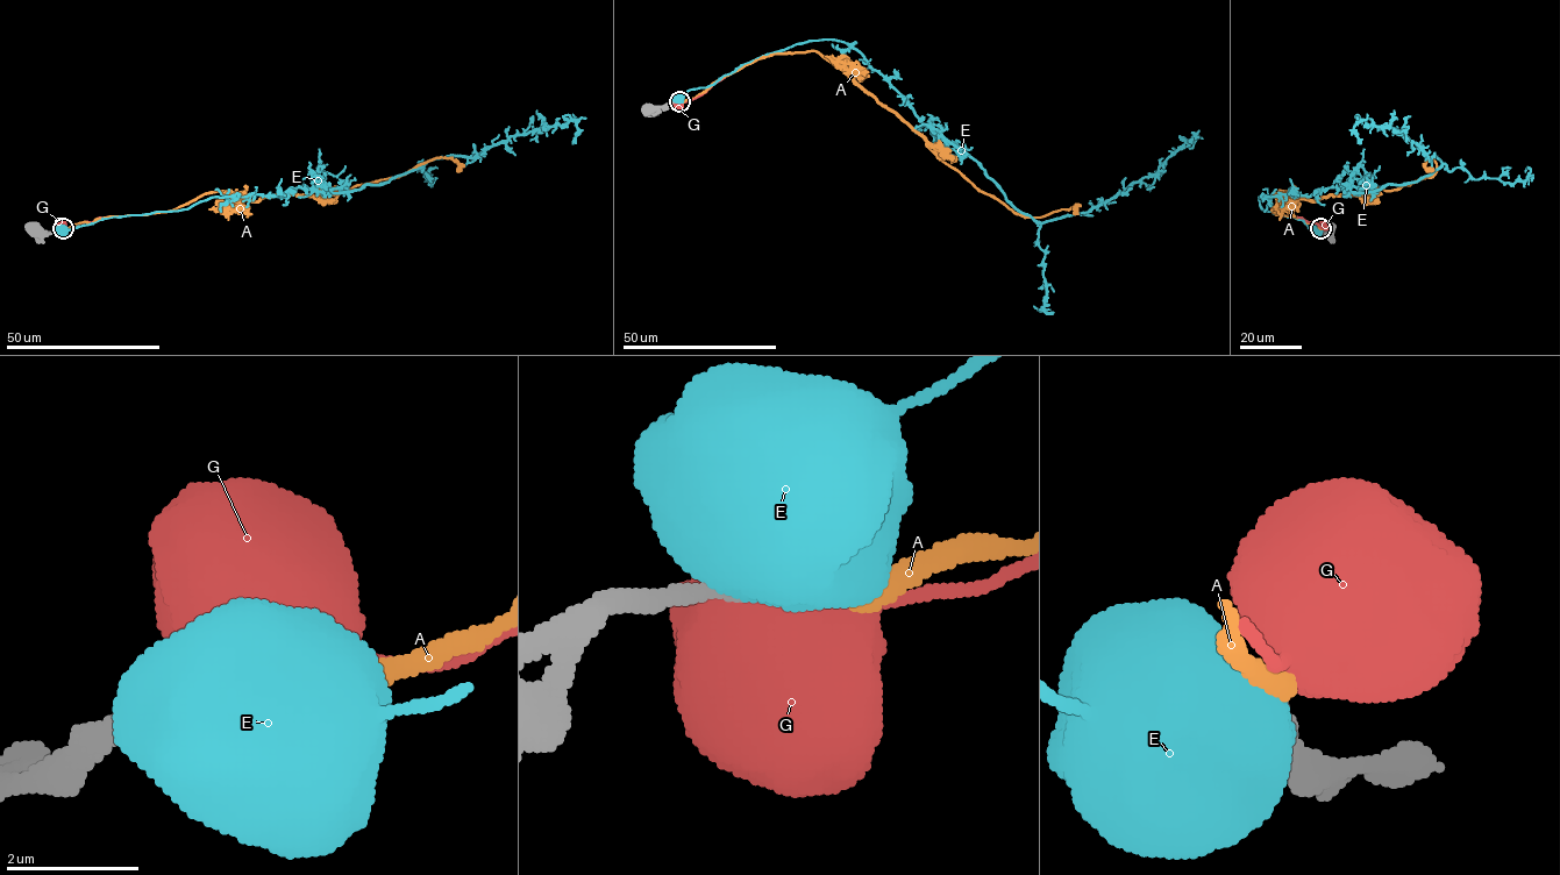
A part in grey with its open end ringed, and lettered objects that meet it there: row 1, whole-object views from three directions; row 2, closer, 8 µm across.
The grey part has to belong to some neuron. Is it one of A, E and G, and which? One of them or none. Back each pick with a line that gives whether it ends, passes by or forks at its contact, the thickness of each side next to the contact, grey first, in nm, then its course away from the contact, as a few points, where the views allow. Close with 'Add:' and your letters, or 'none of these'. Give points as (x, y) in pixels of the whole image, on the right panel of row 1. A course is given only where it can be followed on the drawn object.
A: it ends | 240/320 nm | via (1322, 228), (1277, 214), (1270, 197), (1393, 191), (1430, 177), (1431, 157), (1425, 166), (1433, 170)
Add: A

